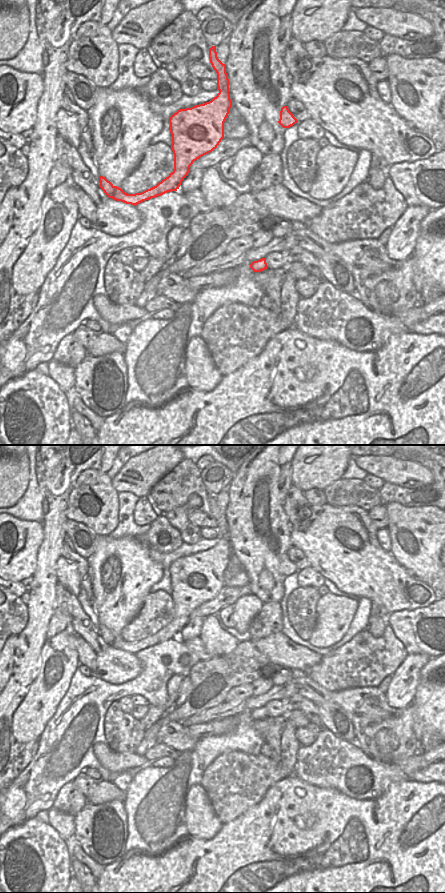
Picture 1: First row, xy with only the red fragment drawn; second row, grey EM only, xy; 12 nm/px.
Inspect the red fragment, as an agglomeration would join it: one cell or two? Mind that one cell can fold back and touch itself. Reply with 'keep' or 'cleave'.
keep

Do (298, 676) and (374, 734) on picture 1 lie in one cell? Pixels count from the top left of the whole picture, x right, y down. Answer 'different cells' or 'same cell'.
same cell

